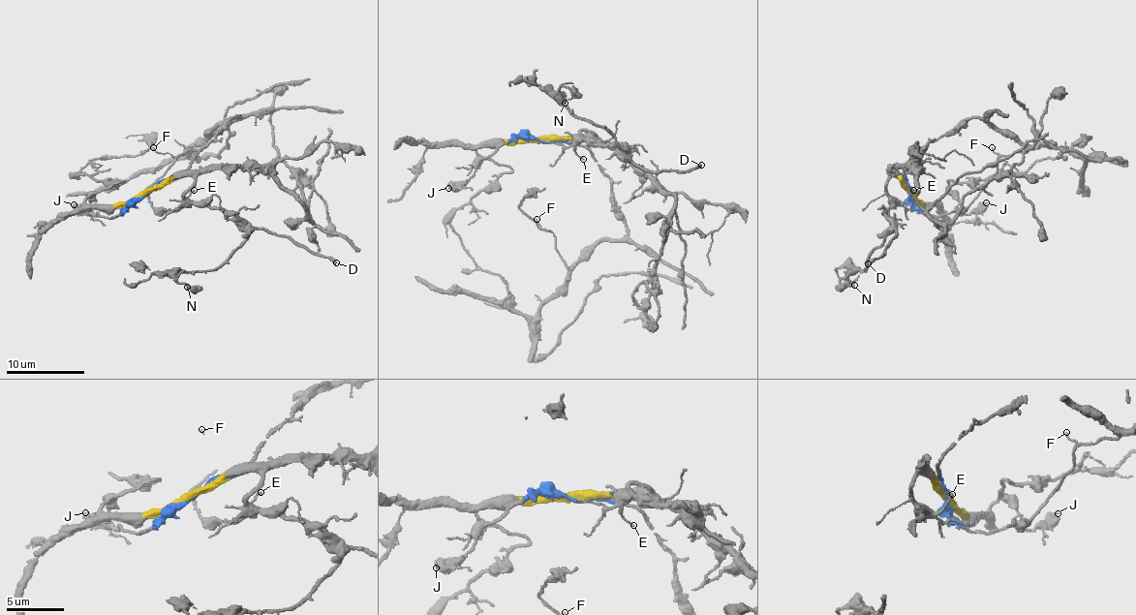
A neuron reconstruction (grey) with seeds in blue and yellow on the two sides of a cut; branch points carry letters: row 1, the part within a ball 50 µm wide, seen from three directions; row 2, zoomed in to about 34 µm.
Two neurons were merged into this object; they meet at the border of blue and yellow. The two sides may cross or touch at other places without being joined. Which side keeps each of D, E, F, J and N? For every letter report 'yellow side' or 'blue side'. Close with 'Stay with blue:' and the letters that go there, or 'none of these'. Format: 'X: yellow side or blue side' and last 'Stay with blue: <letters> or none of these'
D: yellow side
E: yellow side
F: blue side
J: blue side
N: yellow side
Stay with blue: F, J

